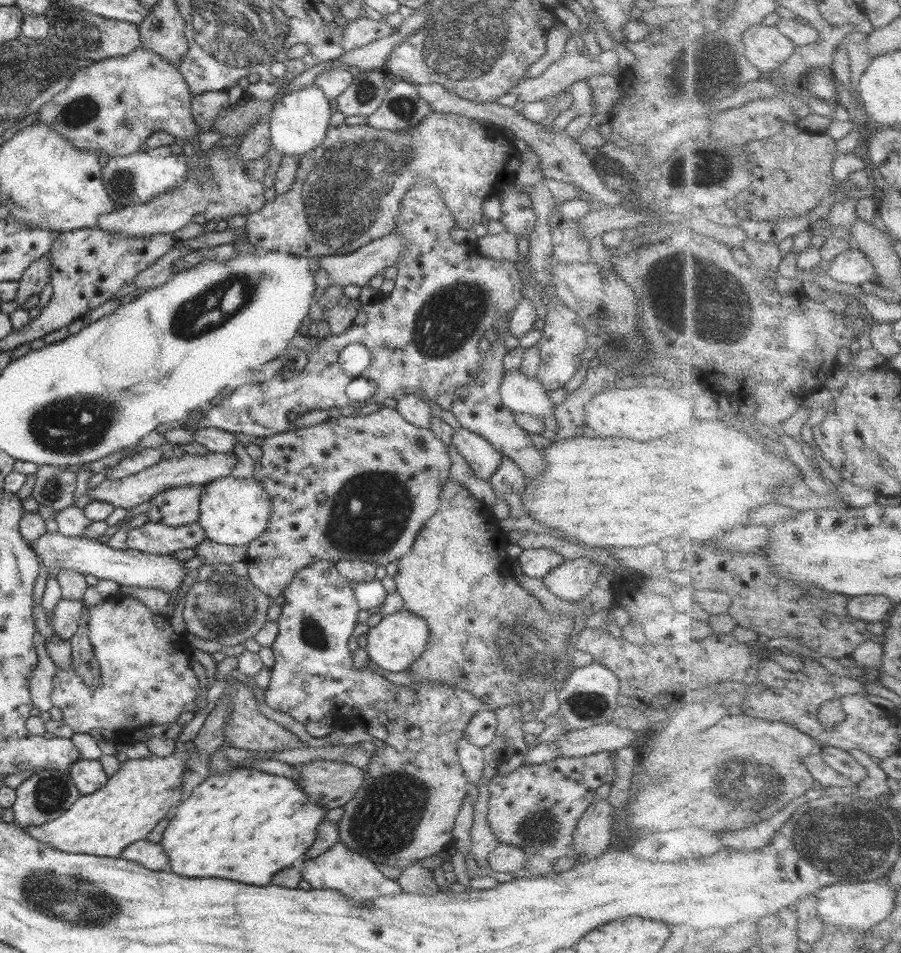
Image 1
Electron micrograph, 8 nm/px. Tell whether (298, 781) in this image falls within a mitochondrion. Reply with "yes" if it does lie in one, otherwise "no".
no

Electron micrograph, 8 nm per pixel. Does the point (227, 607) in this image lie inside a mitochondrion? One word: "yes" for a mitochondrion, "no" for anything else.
yes

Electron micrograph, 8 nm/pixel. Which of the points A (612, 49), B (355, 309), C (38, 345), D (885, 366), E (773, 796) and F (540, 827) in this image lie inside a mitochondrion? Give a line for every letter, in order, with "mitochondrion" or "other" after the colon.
A: other
B: other
C: other
D: other
E: mitochondrion
F: mitochondrion

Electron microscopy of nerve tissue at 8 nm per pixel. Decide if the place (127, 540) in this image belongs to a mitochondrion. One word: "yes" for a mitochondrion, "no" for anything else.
no

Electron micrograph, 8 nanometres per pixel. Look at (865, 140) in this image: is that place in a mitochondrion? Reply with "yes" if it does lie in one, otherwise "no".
no

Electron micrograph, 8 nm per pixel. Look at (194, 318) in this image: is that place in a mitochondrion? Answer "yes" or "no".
yes

